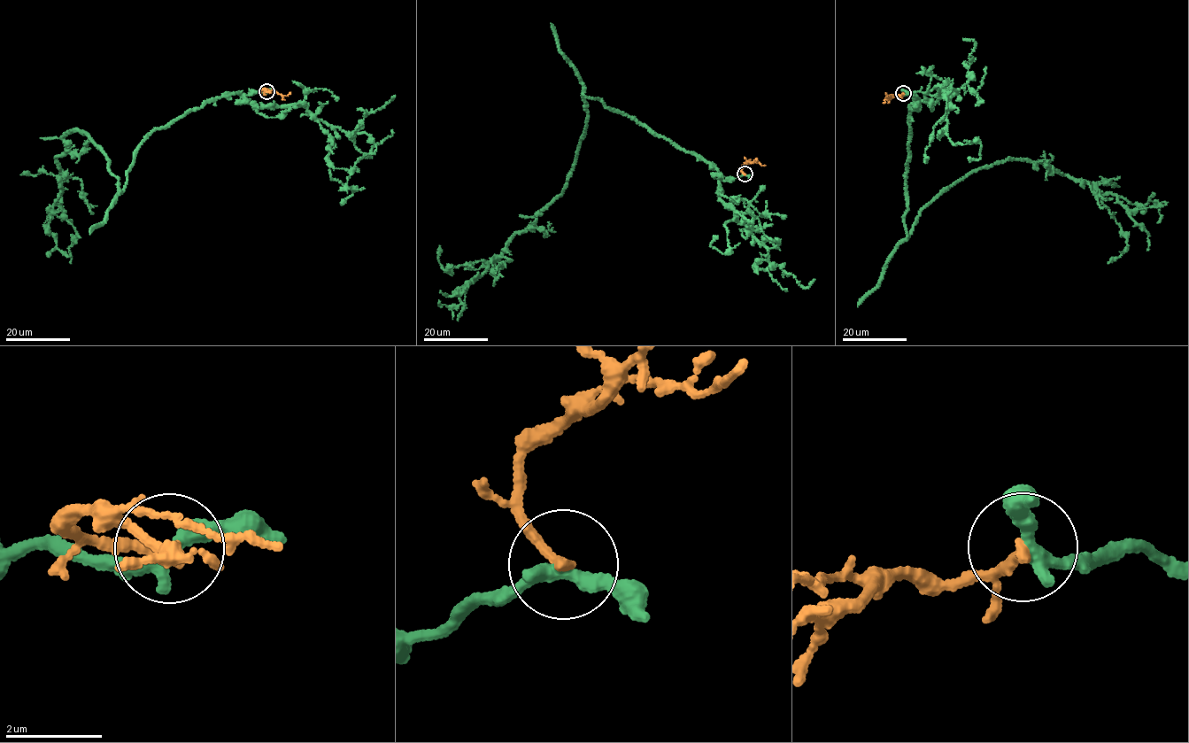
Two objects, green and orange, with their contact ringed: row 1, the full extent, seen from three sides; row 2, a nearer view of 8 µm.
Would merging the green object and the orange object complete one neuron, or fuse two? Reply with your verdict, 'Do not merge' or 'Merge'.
Do not merge

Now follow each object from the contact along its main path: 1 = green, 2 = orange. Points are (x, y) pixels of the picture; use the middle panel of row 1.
1: (745, 174), (723, 181), (706, 162), (582, 94), (584, 128), (561, 194), (464, 291), (451, 296), (440, 290)
2: (745, 174), (742, 167), (746, 163), (765, 165)

